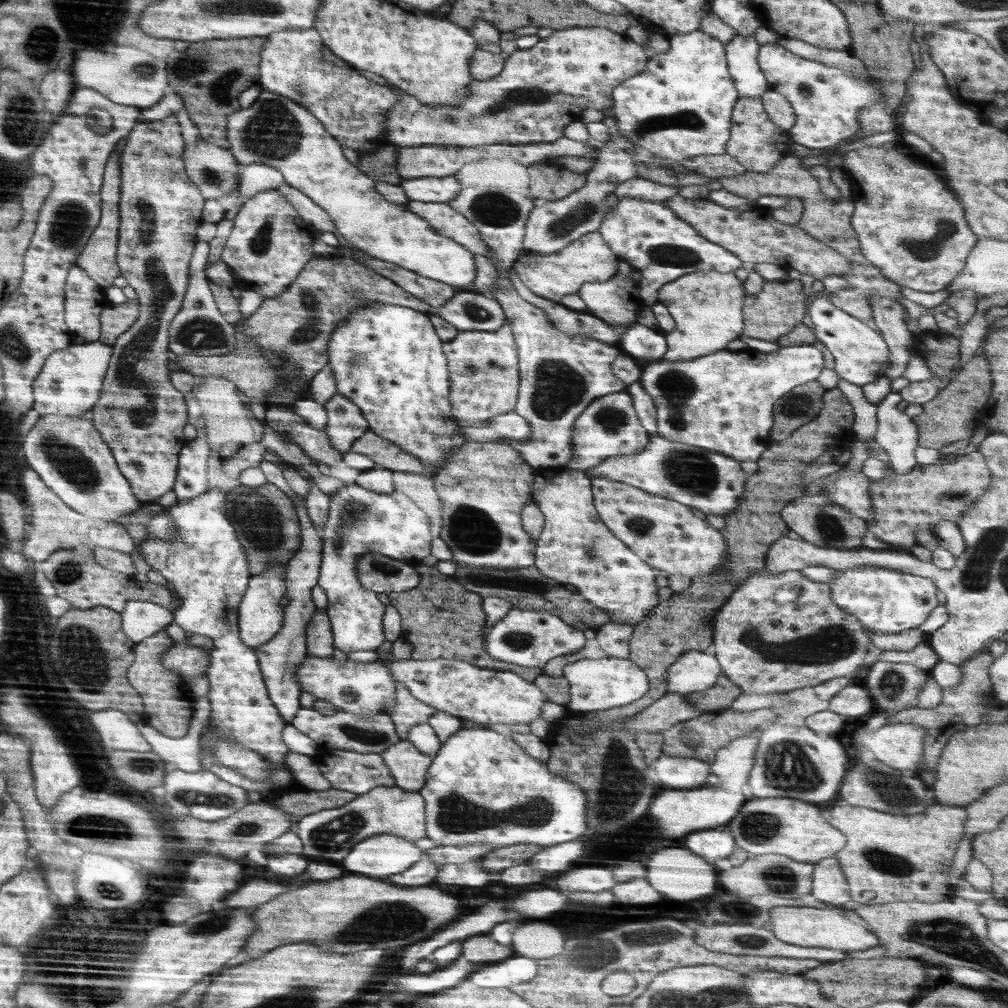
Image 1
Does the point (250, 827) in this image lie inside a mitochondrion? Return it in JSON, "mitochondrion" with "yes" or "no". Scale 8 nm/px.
{"mitochondrion":"yes"}

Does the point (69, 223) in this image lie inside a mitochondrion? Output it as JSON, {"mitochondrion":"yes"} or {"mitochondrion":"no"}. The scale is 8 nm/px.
{"mitochondrion":"yes"}

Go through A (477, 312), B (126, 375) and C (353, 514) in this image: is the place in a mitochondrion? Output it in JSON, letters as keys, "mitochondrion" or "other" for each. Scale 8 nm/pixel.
{"A":"mitochondrion","B":"mitochondrion","C":"mitochondrion"}

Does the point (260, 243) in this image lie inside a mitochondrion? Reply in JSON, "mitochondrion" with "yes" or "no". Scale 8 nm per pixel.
{"mitochondrion":"yes"}

